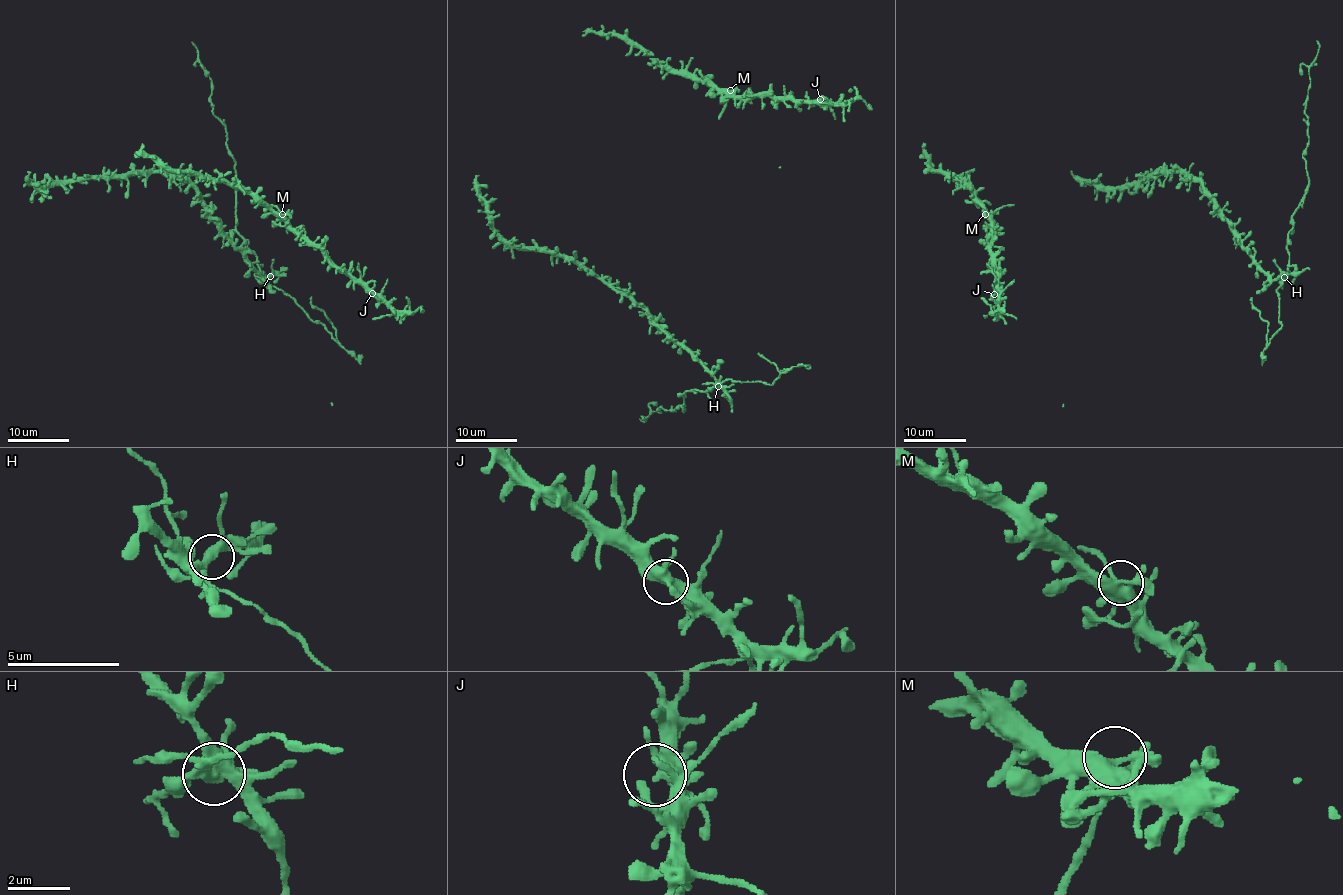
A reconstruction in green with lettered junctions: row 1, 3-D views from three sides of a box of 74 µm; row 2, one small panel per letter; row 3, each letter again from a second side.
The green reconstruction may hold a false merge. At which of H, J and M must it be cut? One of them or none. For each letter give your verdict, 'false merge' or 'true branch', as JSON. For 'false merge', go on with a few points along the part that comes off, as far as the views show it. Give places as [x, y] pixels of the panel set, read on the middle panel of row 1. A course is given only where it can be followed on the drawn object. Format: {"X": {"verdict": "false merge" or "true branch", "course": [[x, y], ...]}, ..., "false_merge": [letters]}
{"H": {"verdict": "false merge"}, "J": {"verdict": "true branch"}, "M": {"verdict": "true branch"}, "false_merge": ["H"]}

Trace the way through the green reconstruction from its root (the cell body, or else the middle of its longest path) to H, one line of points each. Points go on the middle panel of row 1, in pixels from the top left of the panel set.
H: (507, 243), (546, 247), (572, 257), (610, 285), (622, 289), (713, 376), (718, 387)

